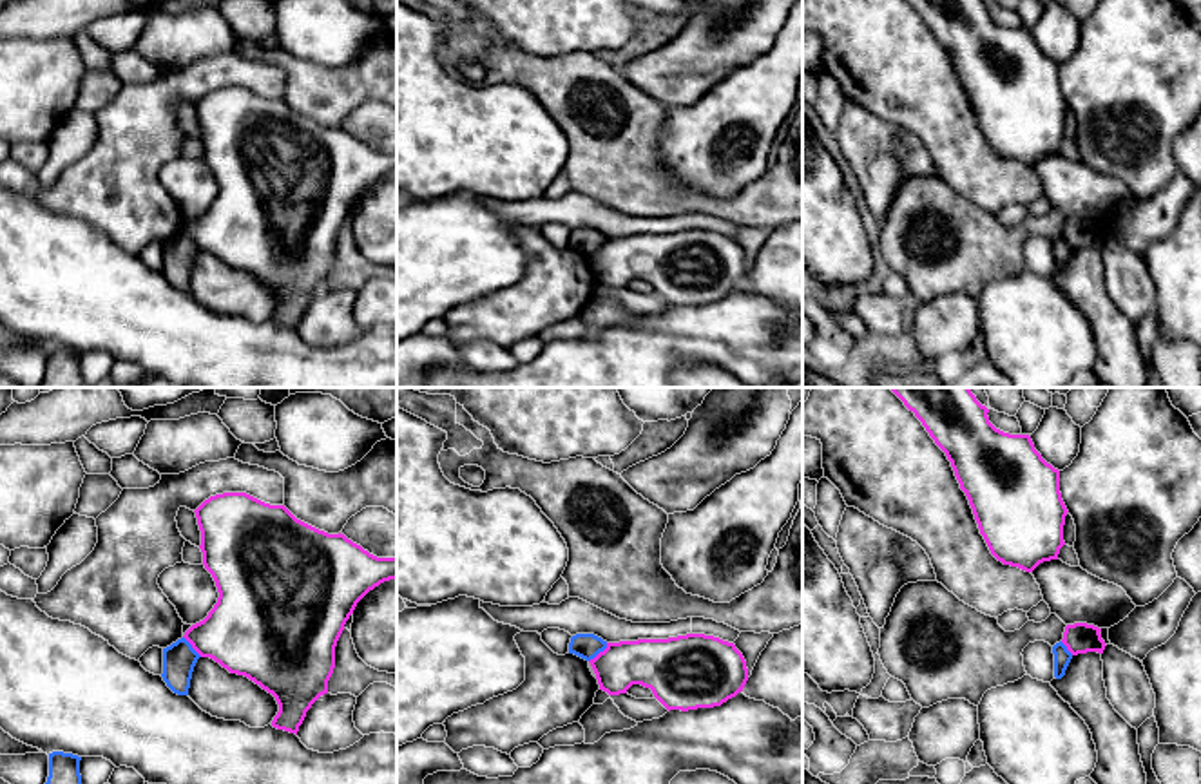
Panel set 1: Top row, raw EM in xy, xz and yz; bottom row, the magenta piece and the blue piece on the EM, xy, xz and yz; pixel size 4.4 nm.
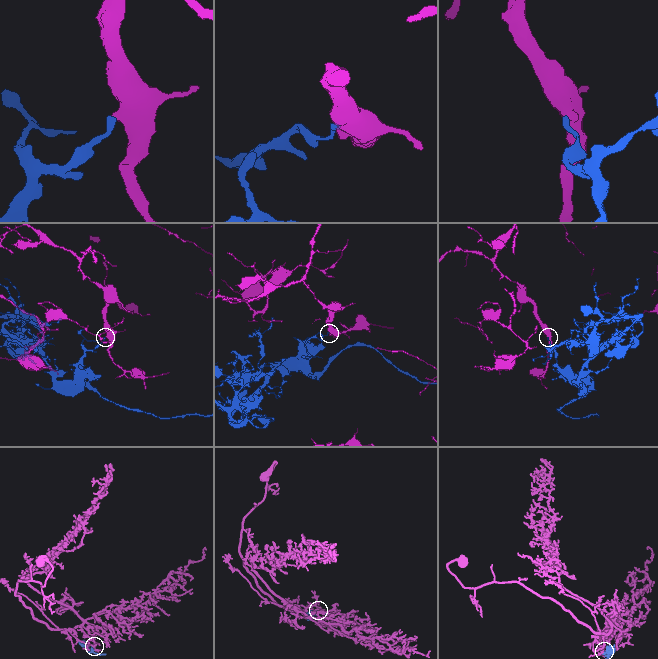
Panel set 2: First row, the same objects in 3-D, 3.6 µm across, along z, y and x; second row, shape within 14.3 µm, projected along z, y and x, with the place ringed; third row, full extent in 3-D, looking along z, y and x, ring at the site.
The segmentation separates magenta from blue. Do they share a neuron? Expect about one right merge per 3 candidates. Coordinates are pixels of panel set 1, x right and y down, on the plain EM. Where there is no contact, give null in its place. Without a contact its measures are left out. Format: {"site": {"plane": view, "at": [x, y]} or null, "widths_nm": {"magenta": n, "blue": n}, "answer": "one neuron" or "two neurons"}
{"site": {"plane": "xz", "at": [600, 247]}, "widths_nm": {"magenta": 220, "blue": 110}, "answer": "two neurons"}

